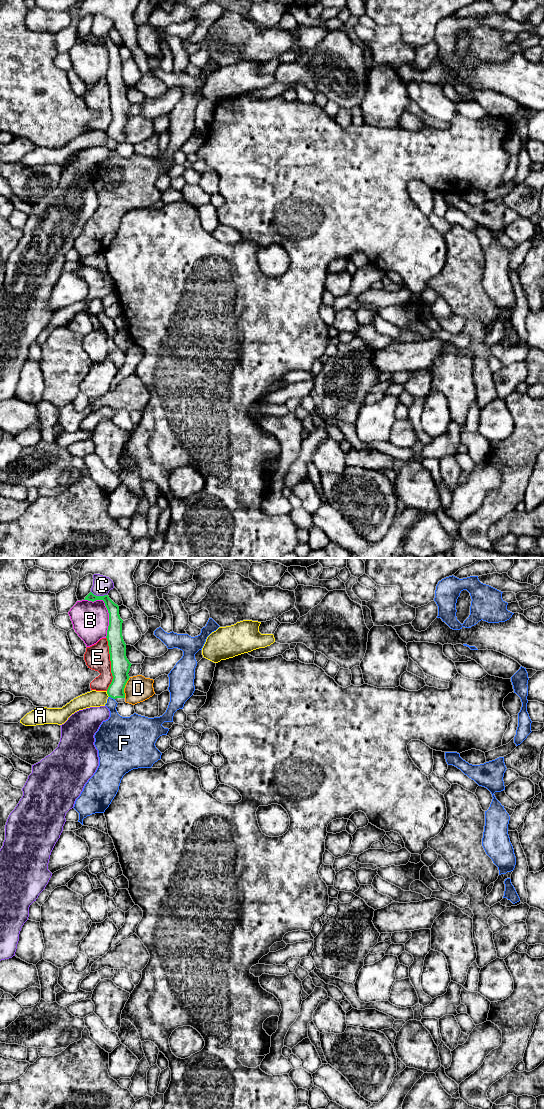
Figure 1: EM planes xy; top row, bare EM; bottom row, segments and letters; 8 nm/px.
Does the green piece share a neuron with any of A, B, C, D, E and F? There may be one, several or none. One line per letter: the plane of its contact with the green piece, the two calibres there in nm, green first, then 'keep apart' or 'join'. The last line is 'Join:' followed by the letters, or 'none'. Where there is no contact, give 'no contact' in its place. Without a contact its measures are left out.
A: xy | 160/130 nm | keep apart
B: xy | 130/300 nm | keep apart
C: xy | 110/150 nm | keep apart
D: xy | 160/200 nm | keep apart
E: xy | 160/200 nm | keep apart
F: xy | 150/190 nm | keep apart
Join: none

